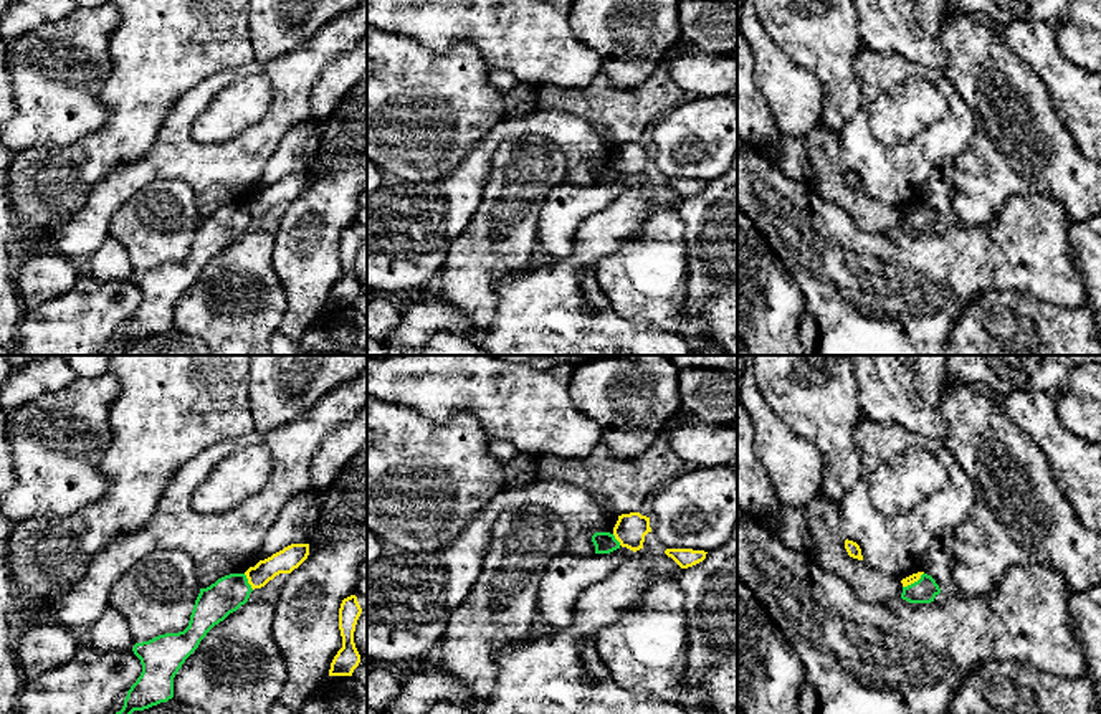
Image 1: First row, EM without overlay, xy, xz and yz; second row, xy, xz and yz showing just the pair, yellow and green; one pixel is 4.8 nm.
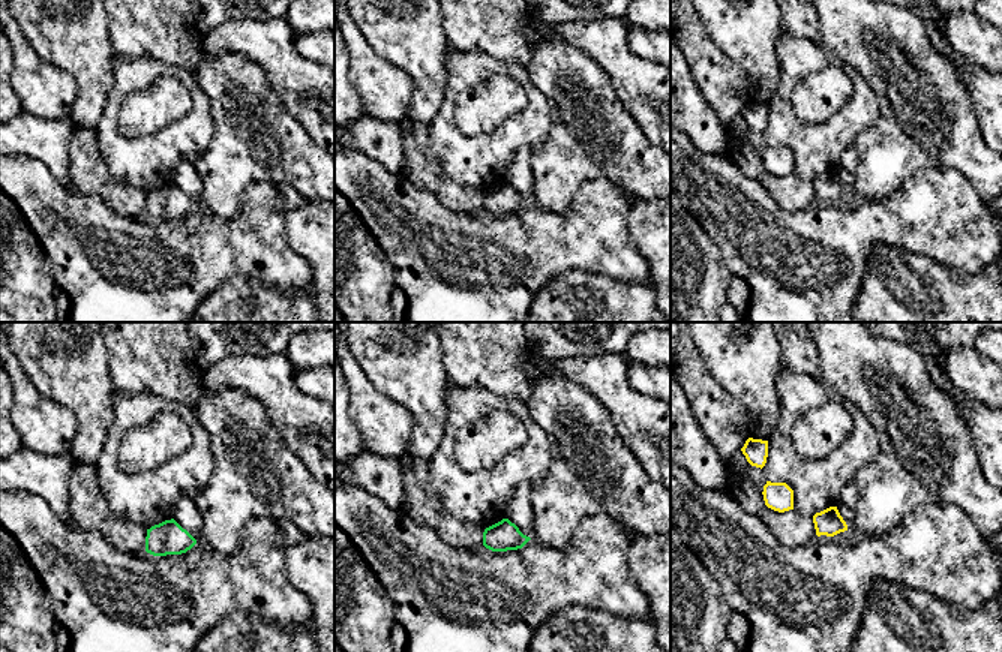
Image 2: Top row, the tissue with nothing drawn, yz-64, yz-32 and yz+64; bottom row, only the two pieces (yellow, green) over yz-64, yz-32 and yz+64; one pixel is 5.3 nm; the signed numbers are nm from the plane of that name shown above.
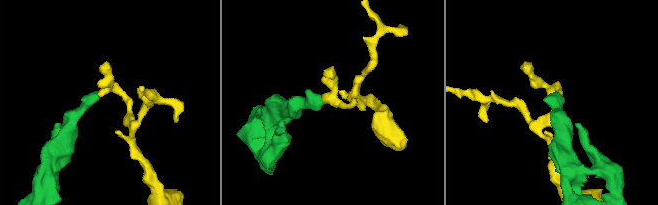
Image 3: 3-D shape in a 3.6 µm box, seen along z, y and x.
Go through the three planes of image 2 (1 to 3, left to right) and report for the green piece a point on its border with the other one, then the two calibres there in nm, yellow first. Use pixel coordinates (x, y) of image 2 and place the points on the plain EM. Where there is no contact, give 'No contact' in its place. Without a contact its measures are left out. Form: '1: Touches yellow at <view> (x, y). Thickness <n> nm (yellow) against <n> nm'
1: No contact
2: No contact
3: No contact

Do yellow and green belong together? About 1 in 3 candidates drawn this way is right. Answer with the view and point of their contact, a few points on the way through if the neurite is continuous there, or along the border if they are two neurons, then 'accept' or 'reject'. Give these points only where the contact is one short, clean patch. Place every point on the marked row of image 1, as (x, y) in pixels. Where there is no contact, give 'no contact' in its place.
contact yz (913, 582); border yz (923, 572), (916, 580), (903, 587); reject

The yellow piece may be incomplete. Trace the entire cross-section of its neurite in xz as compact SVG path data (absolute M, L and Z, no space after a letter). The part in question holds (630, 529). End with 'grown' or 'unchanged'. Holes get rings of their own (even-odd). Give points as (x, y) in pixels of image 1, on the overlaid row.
M640 512L618 516L613 527L613 536L620 545L633 552L643 549L645 536L648 532L651 532L650 517L641 516Z; unchanged

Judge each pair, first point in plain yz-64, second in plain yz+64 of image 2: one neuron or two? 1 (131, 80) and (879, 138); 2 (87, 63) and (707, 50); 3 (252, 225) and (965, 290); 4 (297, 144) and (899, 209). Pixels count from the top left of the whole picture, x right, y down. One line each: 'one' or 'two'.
1: two
2: two
3: two
4: two

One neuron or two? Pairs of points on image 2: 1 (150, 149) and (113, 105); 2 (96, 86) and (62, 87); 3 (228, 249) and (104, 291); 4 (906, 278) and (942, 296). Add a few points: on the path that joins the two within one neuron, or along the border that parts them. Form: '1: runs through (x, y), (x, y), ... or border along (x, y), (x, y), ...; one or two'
1: runs through (134, 149), (128, 149), (111, 132), (111, 122); one
2: border along (53, 63), (68, 72), (78, 89), (71, 116); two
3: runs through (195, 282), (194, 293), (144, 296), (137, 293); one
4: runs through (915, 287), (924, 296), (933, 296); one

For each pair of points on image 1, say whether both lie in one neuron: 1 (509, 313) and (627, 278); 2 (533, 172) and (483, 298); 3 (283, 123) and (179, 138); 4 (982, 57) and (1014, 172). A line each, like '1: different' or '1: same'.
1: different
2: same
3: same
4: same

